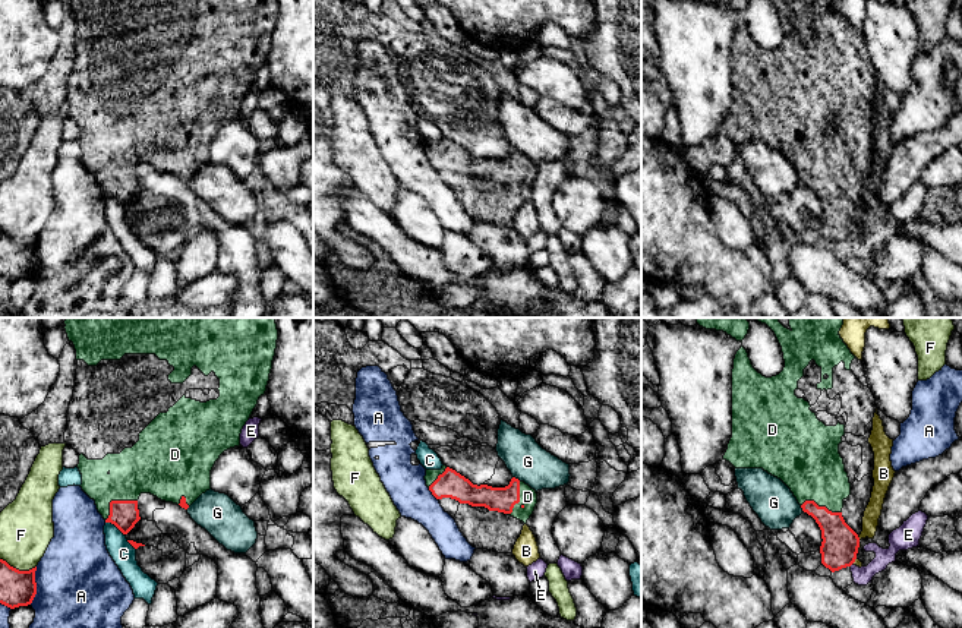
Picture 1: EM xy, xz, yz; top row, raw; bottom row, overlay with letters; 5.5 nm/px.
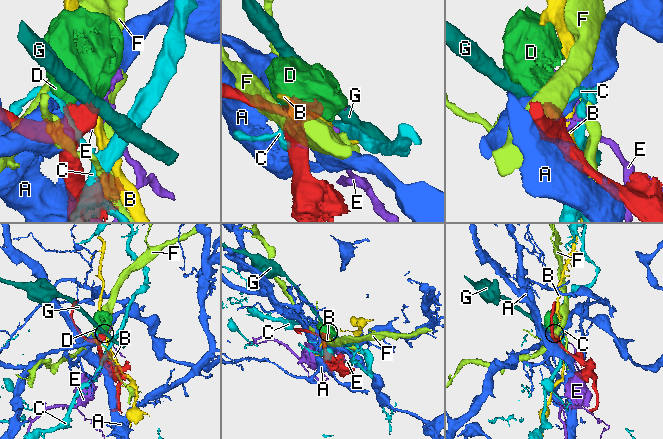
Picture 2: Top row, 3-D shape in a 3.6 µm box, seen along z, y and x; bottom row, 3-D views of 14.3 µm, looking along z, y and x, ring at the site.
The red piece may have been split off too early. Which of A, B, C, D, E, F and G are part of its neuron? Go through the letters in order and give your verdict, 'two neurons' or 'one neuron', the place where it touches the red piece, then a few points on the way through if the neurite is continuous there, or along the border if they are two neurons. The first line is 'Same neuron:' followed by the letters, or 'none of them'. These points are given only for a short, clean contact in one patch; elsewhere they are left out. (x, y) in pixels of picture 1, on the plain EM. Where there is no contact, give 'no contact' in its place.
Same neuron: D
A: two neurons | xy (35, 258)
B: two neurons | yz (858, 210) | along yz (857, 208), (860, 211)
C: two neurons | xy (114, 196)
D: one neuron | xy (114, 173)
E: two neurons | yz (851, 236) | along yz (852, 234), (849, 237)
F: two neurons | xy (18, 242)
G: two neurons | xz (517, 151) | along xz (513, 148), (520, 152)

